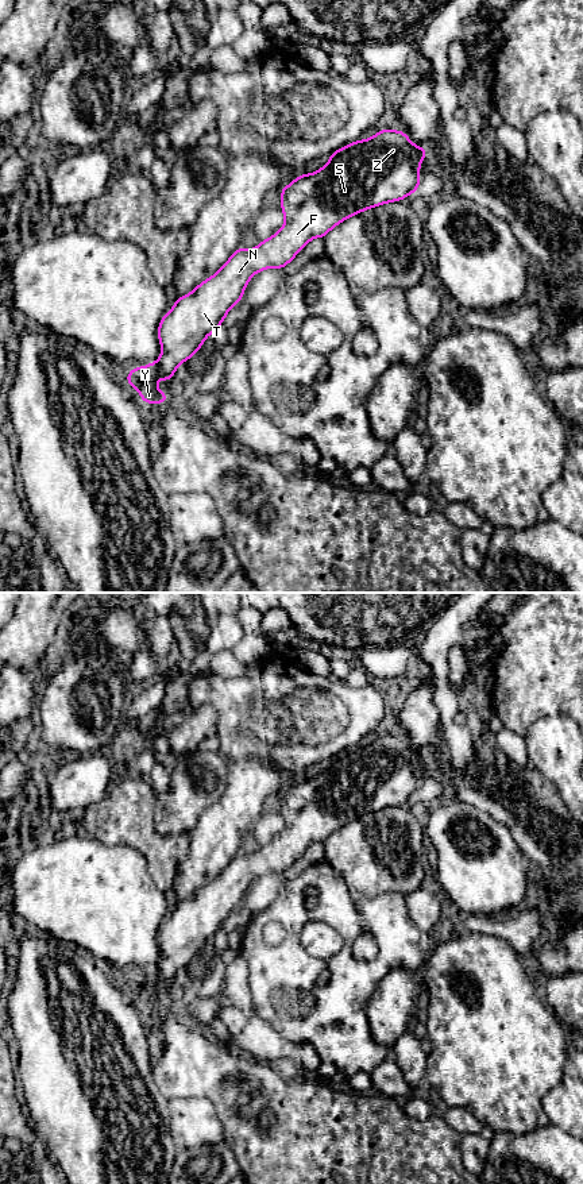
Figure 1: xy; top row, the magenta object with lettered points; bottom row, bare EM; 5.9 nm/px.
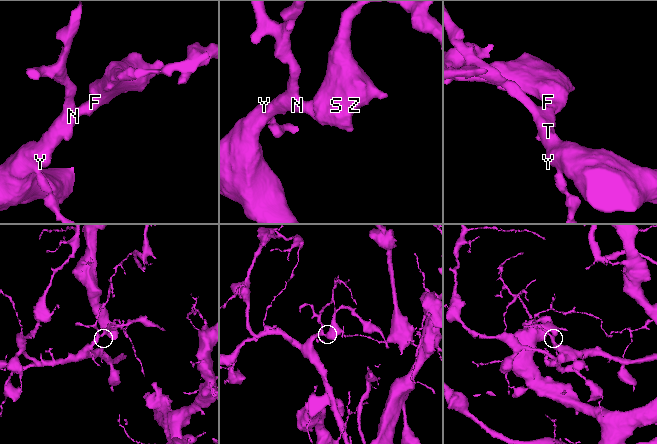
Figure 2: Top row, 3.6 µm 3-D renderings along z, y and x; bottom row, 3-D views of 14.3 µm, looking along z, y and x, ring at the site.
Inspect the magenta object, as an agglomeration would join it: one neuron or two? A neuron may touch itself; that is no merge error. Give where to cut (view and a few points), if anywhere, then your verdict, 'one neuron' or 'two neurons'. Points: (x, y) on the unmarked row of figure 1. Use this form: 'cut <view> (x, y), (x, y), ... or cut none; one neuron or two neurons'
cut none; one neuron

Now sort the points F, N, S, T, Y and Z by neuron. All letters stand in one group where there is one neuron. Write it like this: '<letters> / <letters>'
F N S T Y Z

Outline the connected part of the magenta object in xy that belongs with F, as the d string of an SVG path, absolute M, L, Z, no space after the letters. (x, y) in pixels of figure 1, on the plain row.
M382 733L366 745L356 745L329 760L329 767L313 779L301 779L281 794L281 814L285 829L277 838L260 846L256 853L239 852L216 879L198 888L196 894L178 902L158 932L162 952L161 963L143 972L132 973L127 988L136 992L146 1008L169 1007L165 995L157 998L159 983L173 984L179 968L201 954L206 941L220 932L228 915L243 903L244 892L252 880L265 873L283 873L313 842L324 842L335 830L362 815L391 806L402 806L409 798L417 798L421 765L428 760L425 752L409 745L405 736Z

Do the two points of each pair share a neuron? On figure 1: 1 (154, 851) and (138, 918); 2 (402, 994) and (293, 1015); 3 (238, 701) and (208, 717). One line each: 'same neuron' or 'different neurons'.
1: different neurons
2: different neurons
3: different neurons

